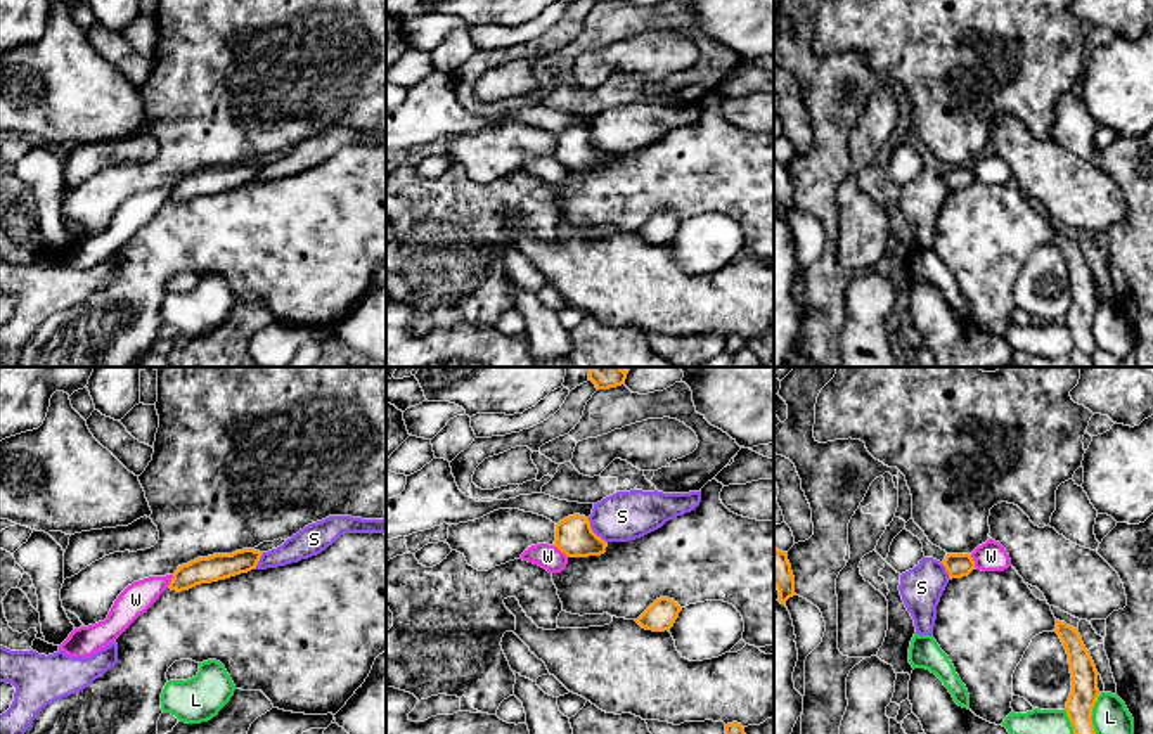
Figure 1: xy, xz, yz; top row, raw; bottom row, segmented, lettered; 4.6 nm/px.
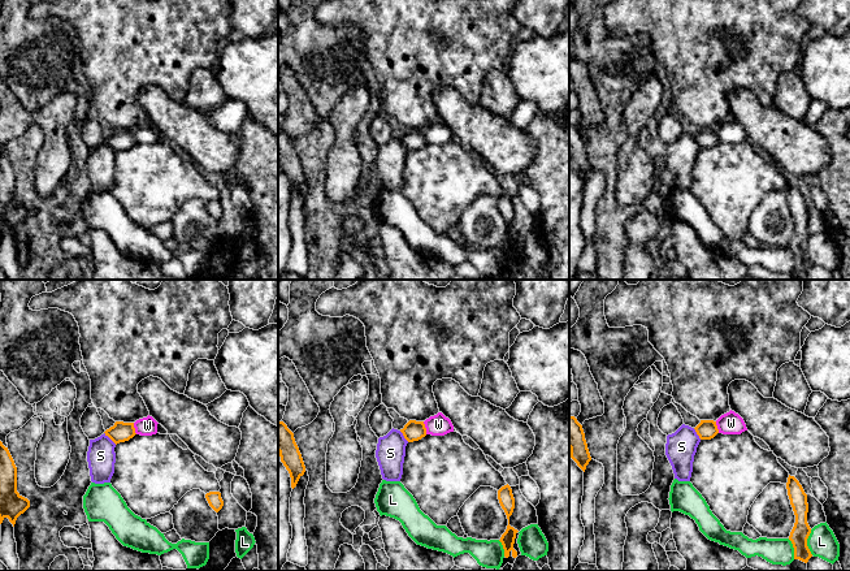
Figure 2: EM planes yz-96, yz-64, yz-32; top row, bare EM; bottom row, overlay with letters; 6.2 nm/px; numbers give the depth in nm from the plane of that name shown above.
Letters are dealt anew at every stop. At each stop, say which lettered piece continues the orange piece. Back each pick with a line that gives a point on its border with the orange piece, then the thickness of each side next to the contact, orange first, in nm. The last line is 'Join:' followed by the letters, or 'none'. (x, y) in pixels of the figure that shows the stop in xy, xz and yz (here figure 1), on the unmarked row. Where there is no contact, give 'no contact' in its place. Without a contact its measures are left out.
S: contact xz (592, 144); calibres 180 and 220 nm
Join: S

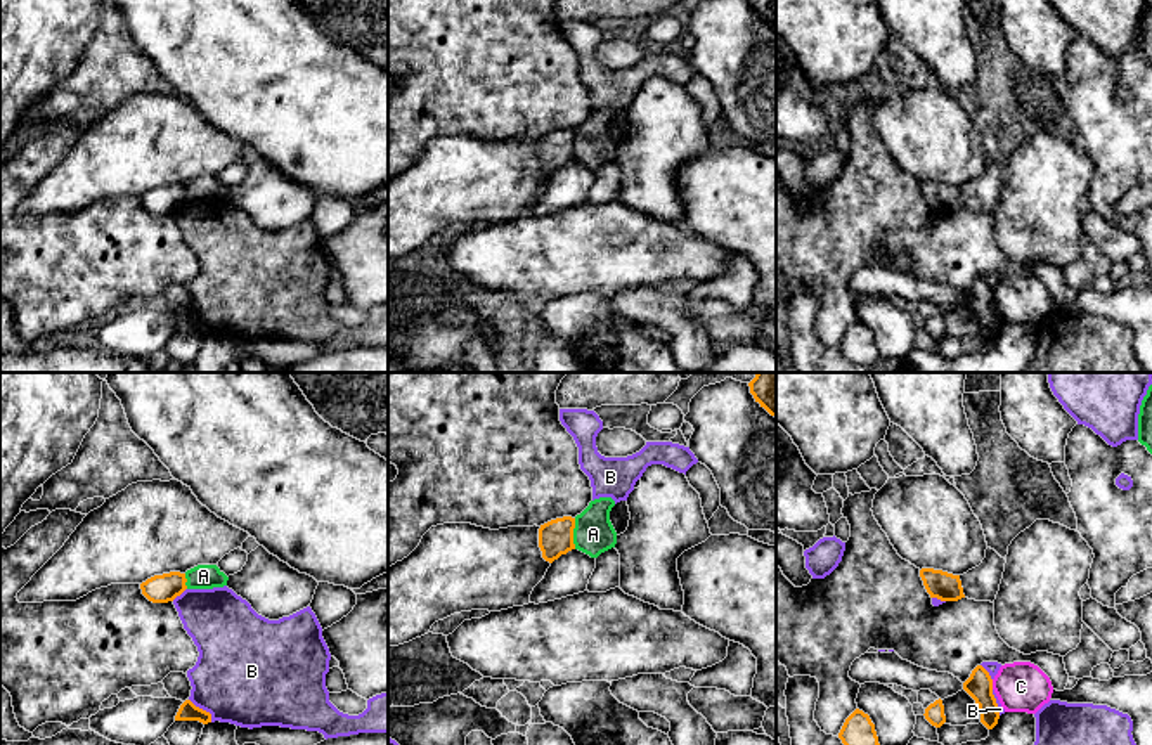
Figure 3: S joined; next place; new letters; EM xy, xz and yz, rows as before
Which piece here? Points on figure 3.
Join: none

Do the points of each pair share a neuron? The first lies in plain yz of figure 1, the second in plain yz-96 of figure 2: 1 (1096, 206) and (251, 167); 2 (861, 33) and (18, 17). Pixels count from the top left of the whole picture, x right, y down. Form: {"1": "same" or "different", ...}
{"1": "different", "2": "different"}

